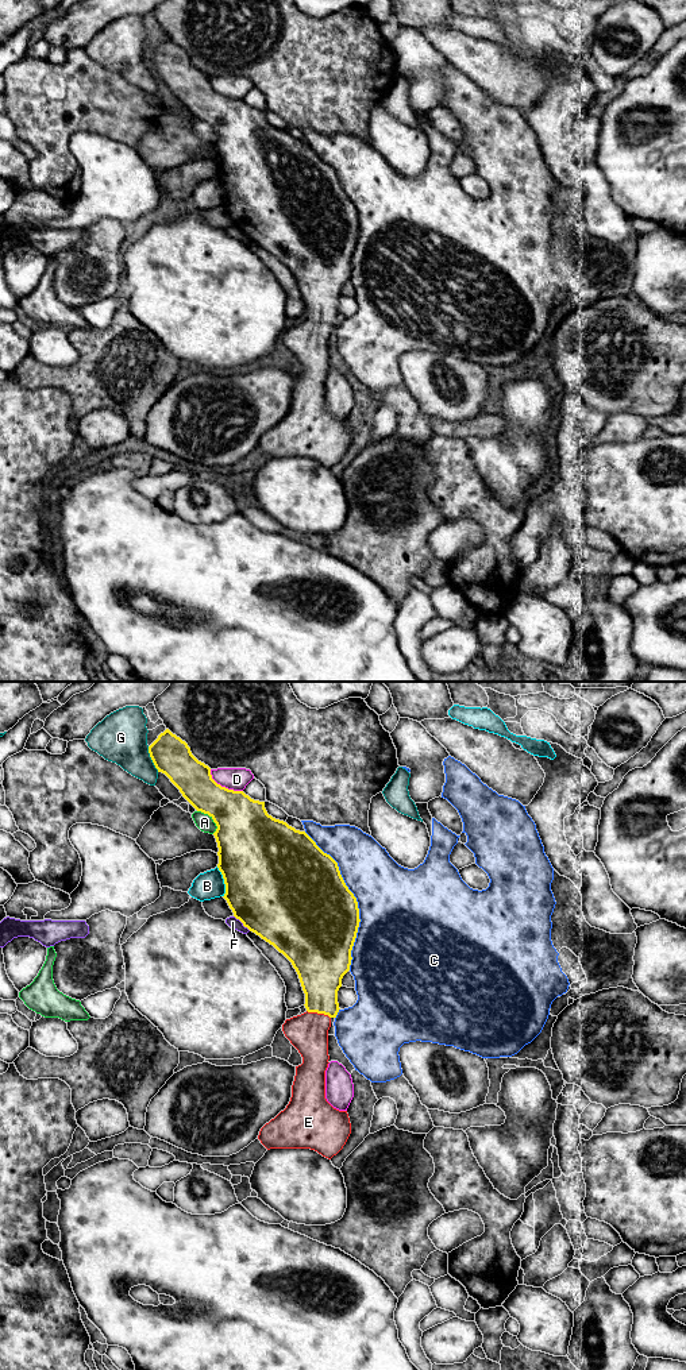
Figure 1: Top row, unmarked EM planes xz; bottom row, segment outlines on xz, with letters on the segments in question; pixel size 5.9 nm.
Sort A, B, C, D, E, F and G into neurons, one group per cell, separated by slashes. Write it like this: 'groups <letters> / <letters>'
groups A / B / C / D / E / F / G

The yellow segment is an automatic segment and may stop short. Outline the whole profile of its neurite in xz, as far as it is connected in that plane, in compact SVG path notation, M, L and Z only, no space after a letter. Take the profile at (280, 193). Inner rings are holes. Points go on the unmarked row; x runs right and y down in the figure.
M169 38L149 55L149 62L158 81L165 82L197 120L208 123L216 132L217 138L213 144L219 157L217 177L226 193L223 207L244 236L273 254L292 271L305 302L307 320L286 328L282 333L285 346L302 366L302 373L296 375L292 406L286 417L261 437L258 448L267 459L311 458L331 468L343 458L351 443L347 420L334 417L325 408L325 379L329 373L328 339L331 328L336 327L340 319L338 300L343 285L350 279L351 259L361 231L357 207L346 194L338 171L324 162L305 140L296 139L286 131L269 124L265 111L254 109L243 100L217 93L212 88L211 77L199 70L188 53Z

